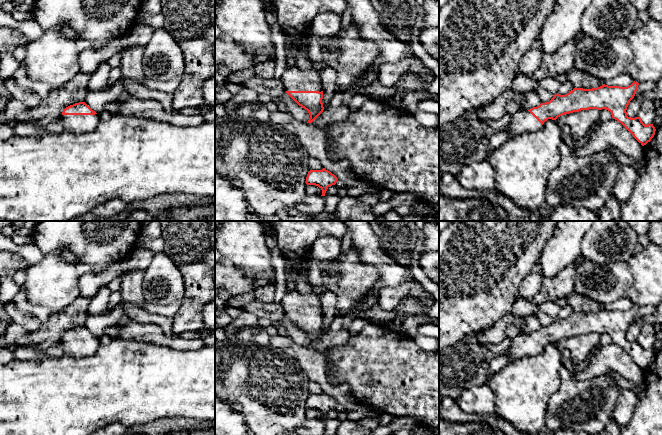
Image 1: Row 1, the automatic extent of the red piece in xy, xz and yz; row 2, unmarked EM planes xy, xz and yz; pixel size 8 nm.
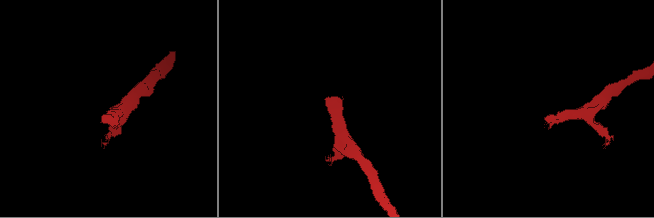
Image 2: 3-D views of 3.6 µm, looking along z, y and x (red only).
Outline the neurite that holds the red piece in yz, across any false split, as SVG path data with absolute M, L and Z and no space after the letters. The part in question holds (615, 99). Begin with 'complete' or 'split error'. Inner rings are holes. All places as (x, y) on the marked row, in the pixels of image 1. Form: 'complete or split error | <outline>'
split error | M635 81L627 87L603 84L592 89L574 88L565 95L555 94L549 102L516 112L511 116L506 129L513 138L524 132L537 131L548 119L556 120L562 115L581 110L606 109L611 112L613 119L621 123L644 146L654 137L655 127L653 124L645 125L640 117L628 117L626 112L638 85Z

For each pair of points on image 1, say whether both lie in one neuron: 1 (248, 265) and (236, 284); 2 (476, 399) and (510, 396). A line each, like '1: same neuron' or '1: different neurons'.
1: different neurons
2: different neurons

